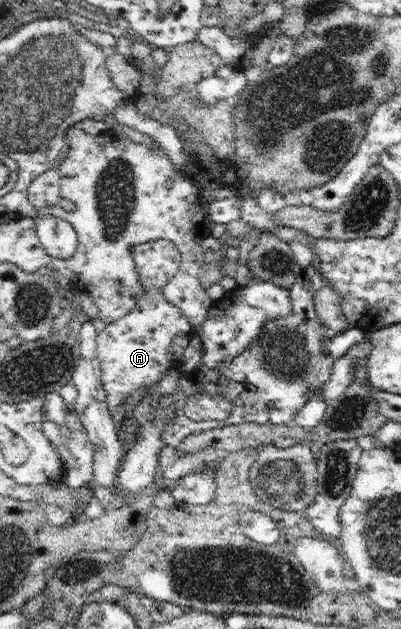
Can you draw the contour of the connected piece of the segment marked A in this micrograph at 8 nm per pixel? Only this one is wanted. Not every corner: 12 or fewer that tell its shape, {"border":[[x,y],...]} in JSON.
{"border":[[177,245],[133,248],[143,287],[96,338],[111,413],[157,385],[195,330],[161,295]]}

